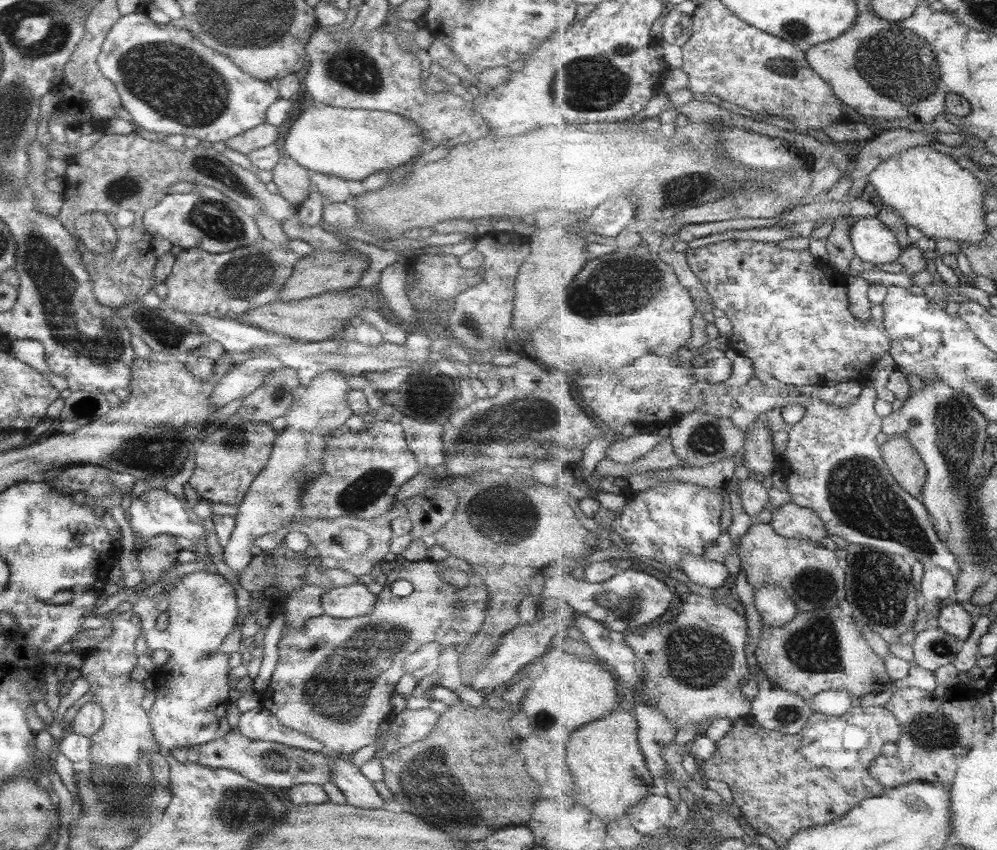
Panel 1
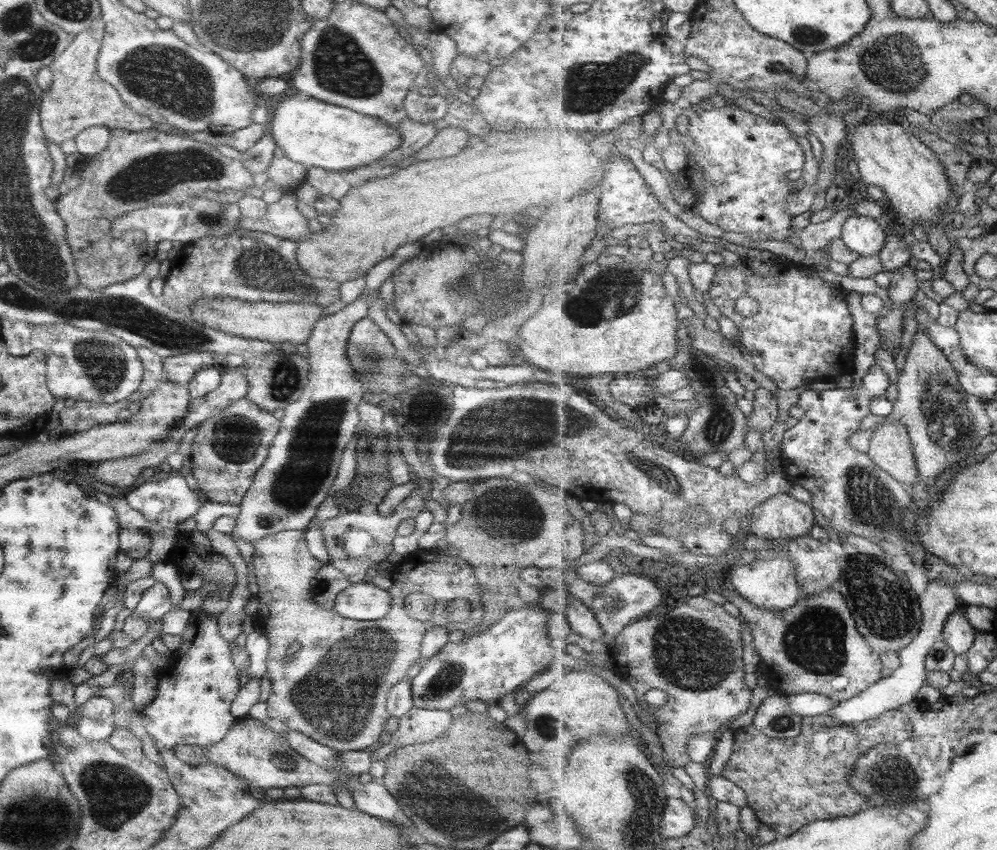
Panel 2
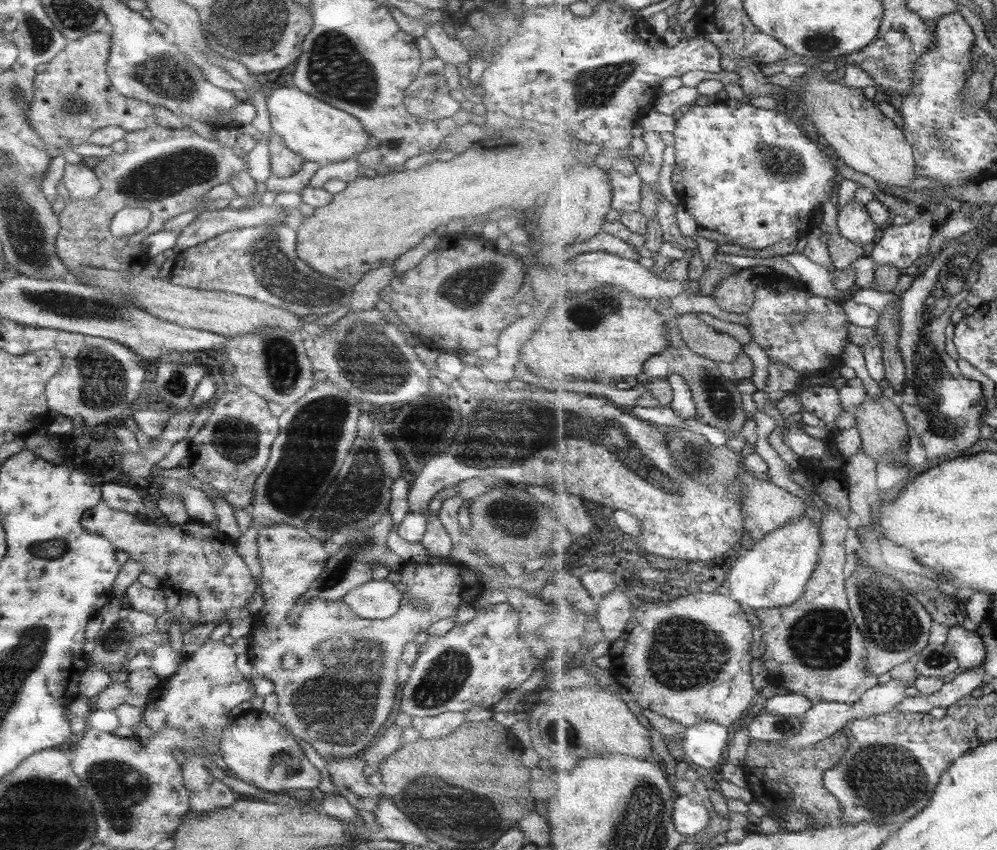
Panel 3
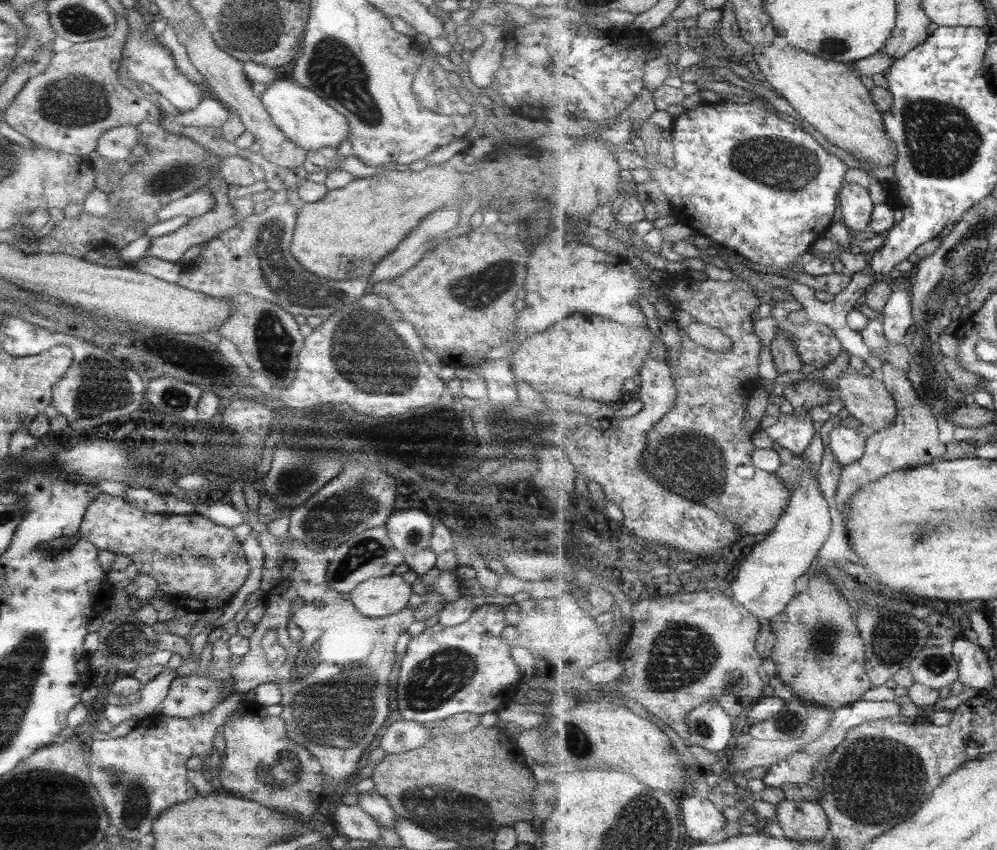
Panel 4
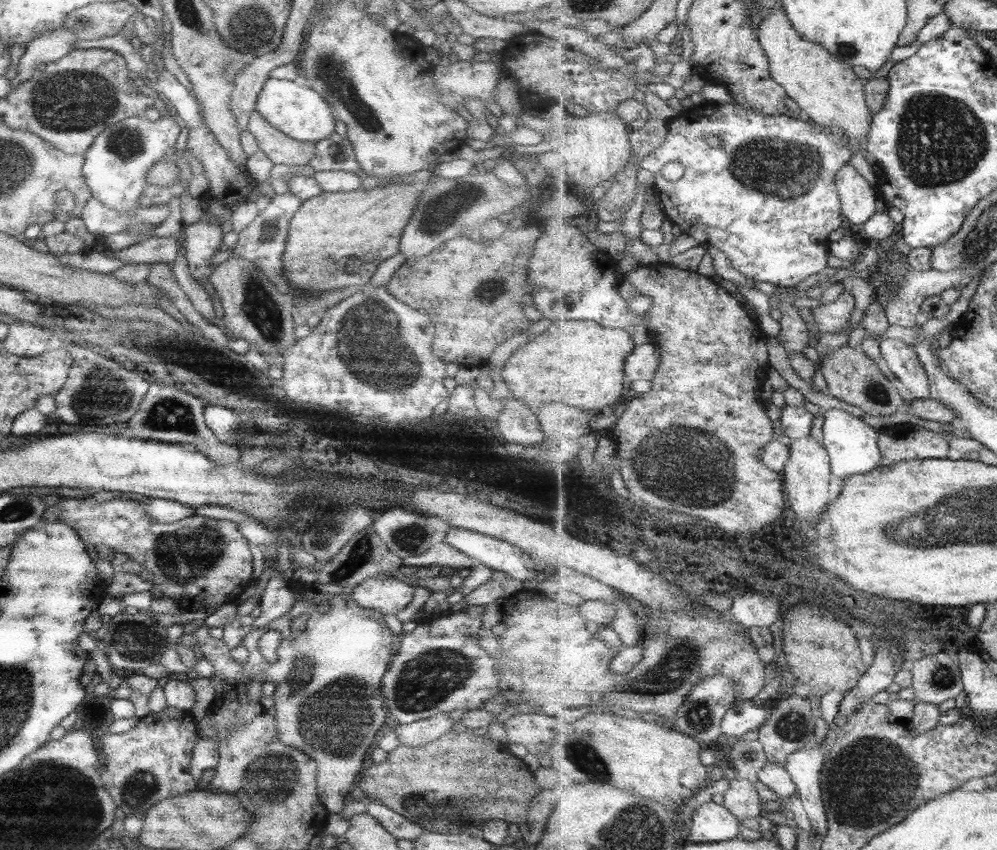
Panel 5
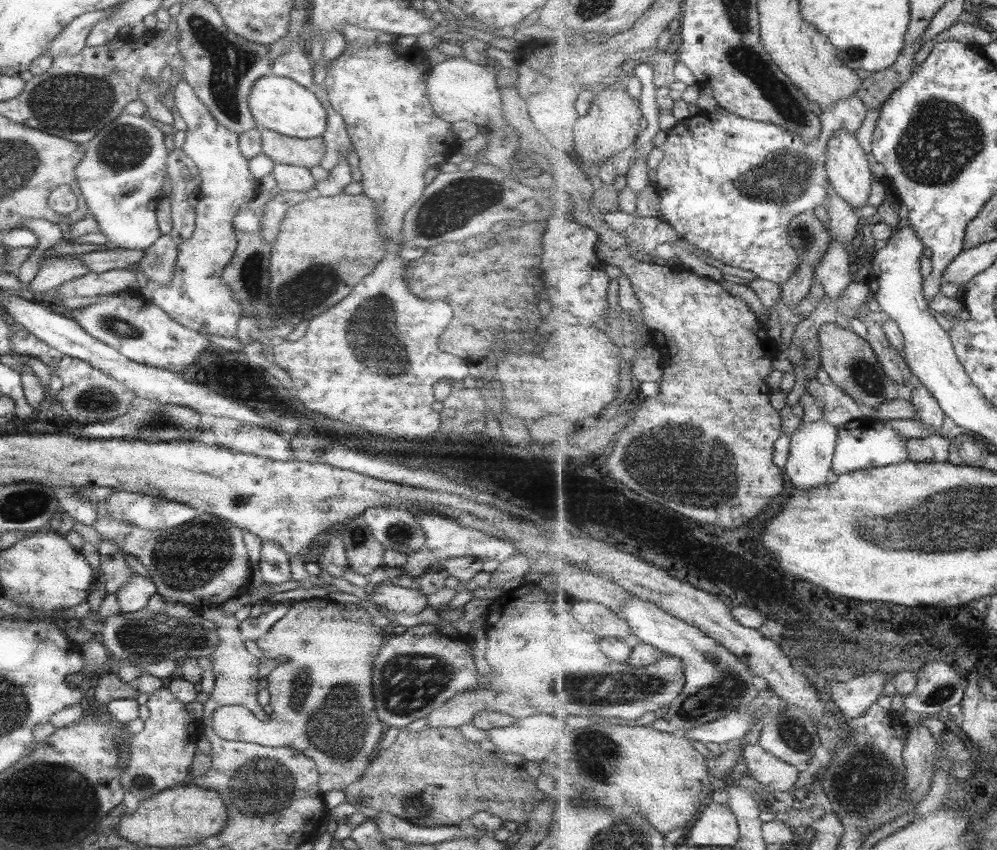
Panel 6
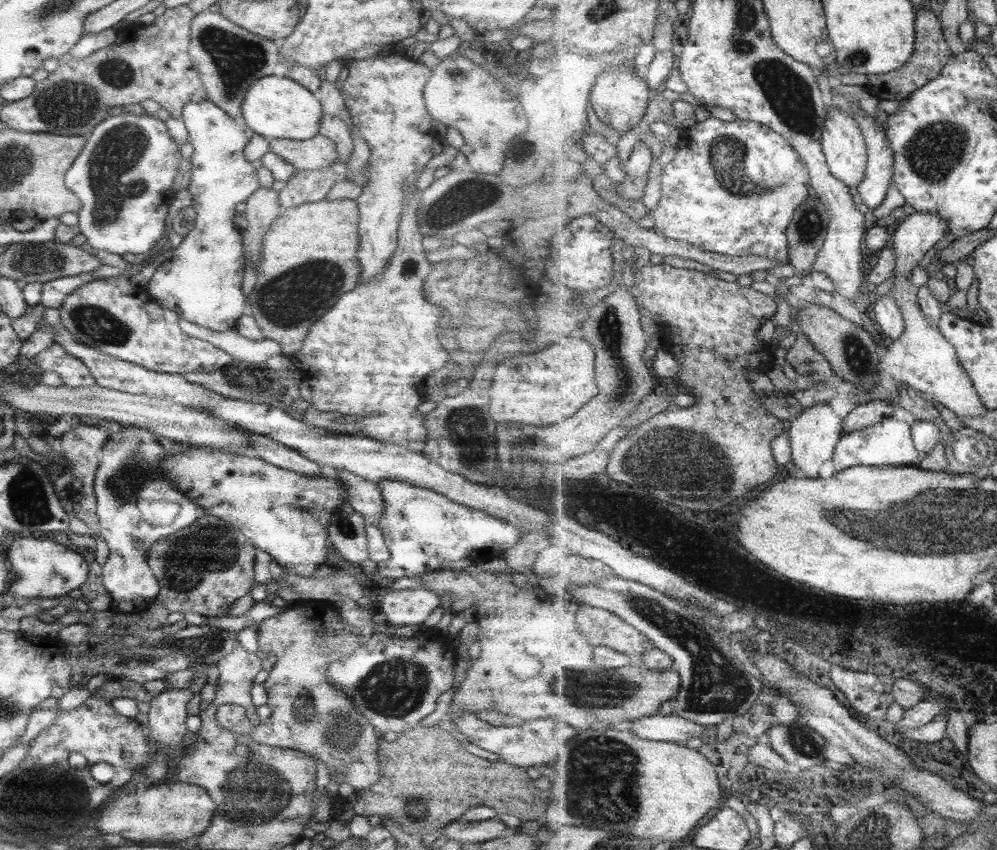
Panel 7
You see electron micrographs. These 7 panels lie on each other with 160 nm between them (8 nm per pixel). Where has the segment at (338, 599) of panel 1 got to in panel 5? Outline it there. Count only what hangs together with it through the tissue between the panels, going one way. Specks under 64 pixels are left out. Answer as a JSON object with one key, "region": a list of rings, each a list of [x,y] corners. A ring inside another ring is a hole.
{"region":[[[369,577],[348,591],[351,600],[365,610],[384,614],[397,614],[413,596],[414,587],[398,577]]]}

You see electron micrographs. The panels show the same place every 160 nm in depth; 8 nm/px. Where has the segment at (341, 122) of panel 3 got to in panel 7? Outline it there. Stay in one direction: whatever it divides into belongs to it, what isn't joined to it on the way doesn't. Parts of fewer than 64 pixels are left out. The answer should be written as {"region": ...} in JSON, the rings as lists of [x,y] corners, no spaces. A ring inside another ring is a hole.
{"region":[[[279,73],[254,80],[246,90],[240,111],[243,124],[268,141],[271,139],[307,140],[318,133],[322,115],[320,100],[316,94],[309,92],[297,82],[280,76]]]}

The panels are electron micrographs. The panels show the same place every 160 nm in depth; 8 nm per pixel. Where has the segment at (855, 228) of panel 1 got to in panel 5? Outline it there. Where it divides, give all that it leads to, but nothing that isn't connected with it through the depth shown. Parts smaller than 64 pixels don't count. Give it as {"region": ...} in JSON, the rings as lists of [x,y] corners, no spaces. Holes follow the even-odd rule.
{"region":[[[850,162],[837,173],[836,185],[842,198],[842,210],[853,224],[865,224],[877,212],[876,189]]]}

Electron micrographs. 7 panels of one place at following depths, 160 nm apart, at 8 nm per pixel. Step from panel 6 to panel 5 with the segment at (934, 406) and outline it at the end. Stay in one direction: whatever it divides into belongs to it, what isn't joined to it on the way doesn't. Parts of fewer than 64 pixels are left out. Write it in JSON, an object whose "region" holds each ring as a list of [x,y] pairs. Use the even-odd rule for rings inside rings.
{"region":[[[879,339],[881,357],[894,377],[917,399],[929,398],[929,376],[913,345],[898,339]]]}

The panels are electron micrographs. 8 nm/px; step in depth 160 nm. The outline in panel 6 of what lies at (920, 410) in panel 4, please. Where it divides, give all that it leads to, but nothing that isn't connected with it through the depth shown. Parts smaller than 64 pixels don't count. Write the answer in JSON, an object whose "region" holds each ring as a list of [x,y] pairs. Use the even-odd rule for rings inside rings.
{"region":[[[937,434],[908,440],[909,458],[915,462],[947,462],[949,448],[949,439]]]}

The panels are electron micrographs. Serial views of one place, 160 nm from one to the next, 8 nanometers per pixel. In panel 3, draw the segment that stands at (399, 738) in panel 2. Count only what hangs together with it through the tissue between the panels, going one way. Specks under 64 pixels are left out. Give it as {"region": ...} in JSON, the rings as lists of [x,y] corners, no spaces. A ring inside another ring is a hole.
{"region":[[[441,713],[427,718],[411,718],[411,727],[422,740],[439,739],[457,730],[465,722],[462,713]]]}

